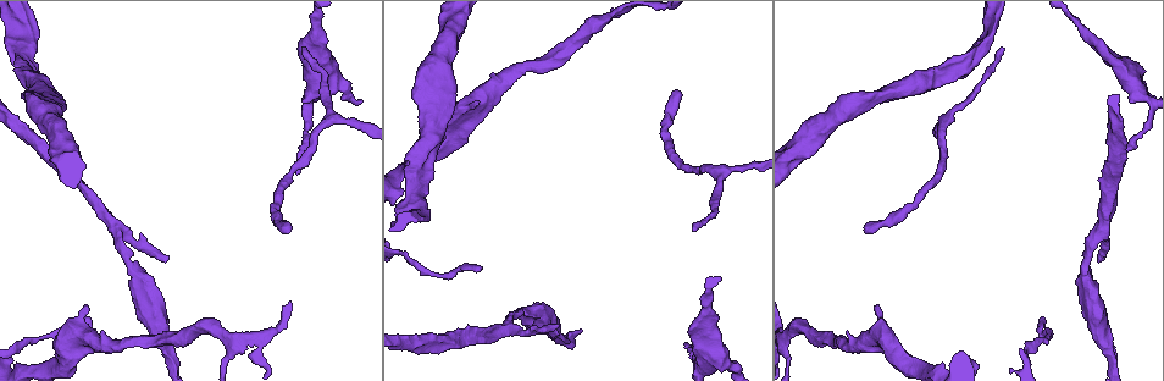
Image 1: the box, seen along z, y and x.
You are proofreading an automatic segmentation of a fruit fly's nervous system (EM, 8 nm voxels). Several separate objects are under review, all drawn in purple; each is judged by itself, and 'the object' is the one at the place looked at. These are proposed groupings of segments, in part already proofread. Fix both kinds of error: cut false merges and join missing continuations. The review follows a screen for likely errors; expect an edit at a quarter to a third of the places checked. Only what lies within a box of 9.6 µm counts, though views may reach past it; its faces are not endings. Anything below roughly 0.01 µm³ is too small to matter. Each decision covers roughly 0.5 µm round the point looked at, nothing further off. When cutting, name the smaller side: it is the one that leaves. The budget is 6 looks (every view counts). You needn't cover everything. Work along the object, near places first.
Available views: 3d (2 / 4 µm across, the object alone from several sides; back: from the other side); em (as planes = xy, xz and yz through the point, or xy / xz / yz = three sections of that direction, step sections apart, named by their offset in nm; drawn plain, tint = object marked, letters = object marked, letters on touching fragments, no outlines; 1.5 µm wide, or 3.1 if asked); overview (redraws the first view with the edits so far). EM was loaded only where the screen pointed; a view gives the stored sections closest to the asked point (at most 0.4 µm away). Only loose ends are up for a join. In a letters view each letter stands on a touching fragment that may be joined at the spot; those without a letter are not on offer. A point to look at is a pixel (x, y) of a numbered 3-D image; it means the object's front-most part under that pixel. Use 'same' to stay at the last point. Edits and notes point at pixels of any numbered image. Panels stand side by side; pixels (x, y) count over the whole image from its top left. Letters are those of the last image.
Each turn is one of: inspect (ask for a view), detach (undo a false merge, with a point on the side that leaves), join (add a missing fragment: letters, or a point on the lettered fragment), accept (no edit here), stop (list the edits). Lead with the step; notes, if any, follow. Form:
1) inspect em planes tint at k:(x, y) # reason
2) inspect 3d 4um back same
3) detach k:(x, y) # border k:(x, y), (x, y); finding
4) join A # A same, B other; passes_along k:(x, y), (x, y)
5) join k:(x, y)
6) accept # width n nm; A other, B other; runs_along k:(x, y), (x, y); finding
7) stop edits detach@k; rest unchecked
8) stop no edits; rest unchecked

inspect em planes letters at 1:(1111, 57) # an open end

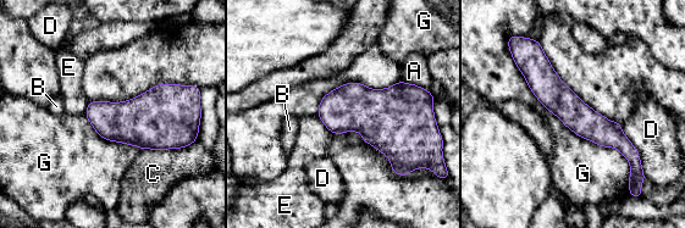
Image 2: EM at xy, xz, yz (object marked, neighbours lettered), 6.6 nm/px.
accept # A other, B other, C other, D other, E other, G other; none of them fits

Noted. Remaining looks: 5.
inspect 3d 4um at 1:(685, 344) # free end

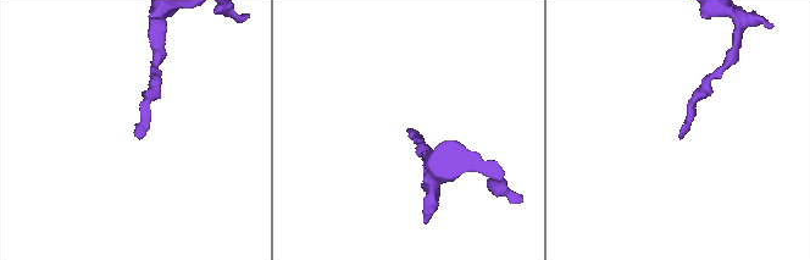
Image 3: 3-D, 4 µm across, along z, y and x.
inspect em yz step 8 letters at 3:(137, 136) # need the tissue

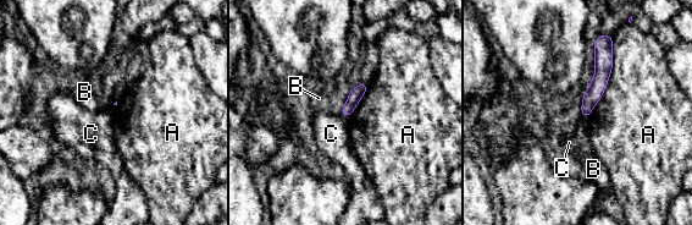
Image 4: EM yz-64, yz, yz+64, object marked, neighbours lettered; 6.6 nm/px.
inspect em planes letters same # cut it another way

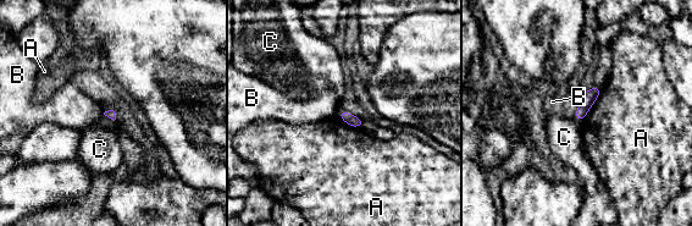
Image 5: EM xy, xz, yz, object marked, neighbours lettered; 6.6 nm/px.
accept # A other, B other, C other; border 5:(574, 117), (580, 122); none of them fits

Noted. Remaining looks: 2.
inspect em xy step 4 letters at 1:(1100, 262) # branch stops here

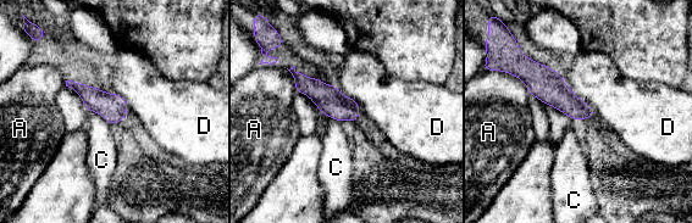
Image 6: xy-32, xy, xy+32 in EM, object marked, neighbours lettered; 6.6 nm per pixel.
accept # width 150 nm; A other, C other, D other; runs_along 6:(295, 76), (353, 117); none of them fits

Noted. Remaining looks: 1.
stop no edits; rest unchecked

